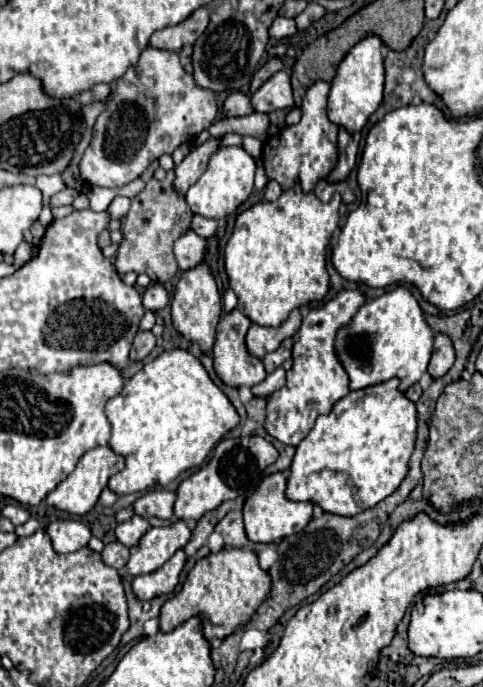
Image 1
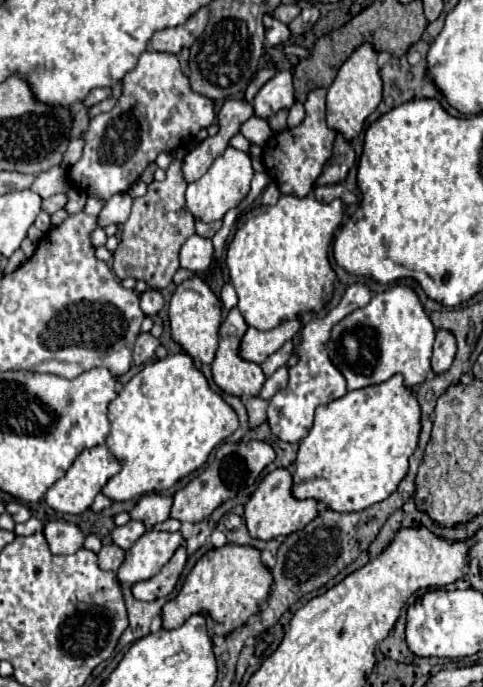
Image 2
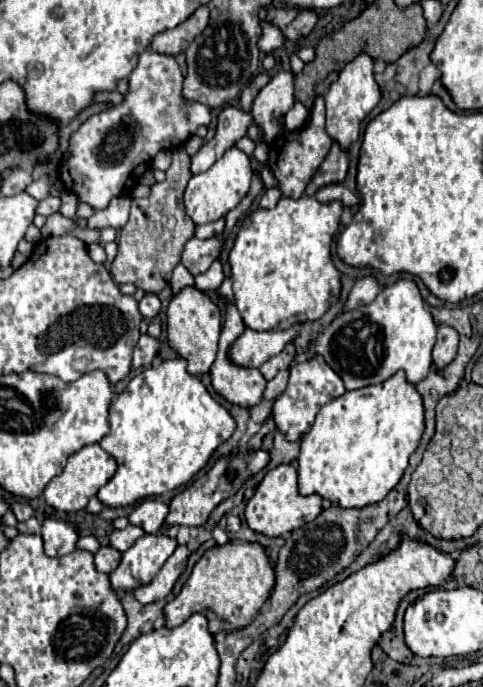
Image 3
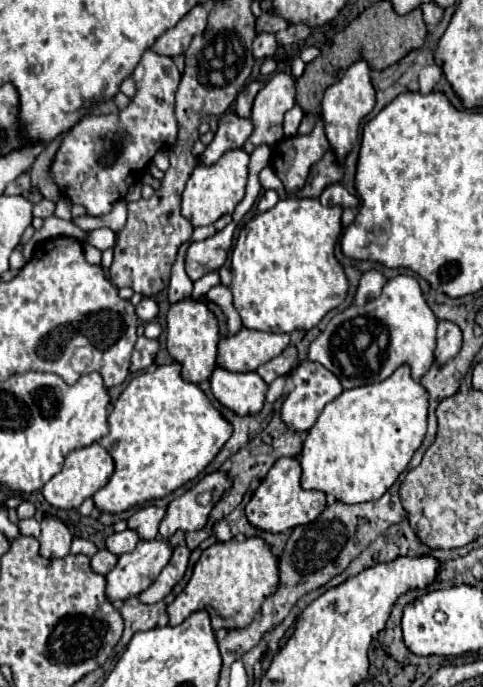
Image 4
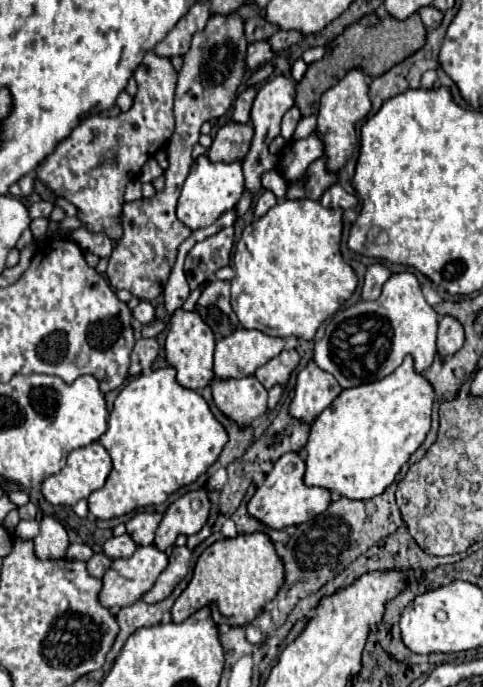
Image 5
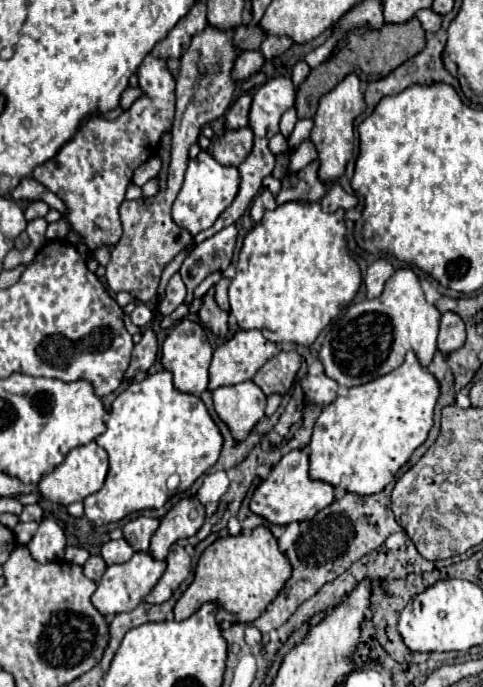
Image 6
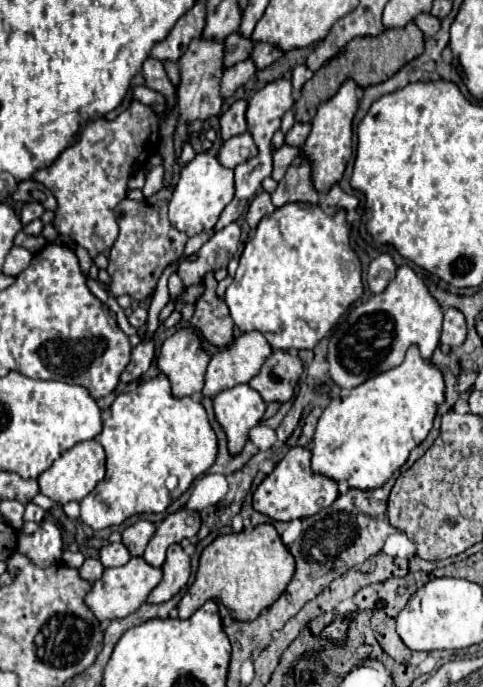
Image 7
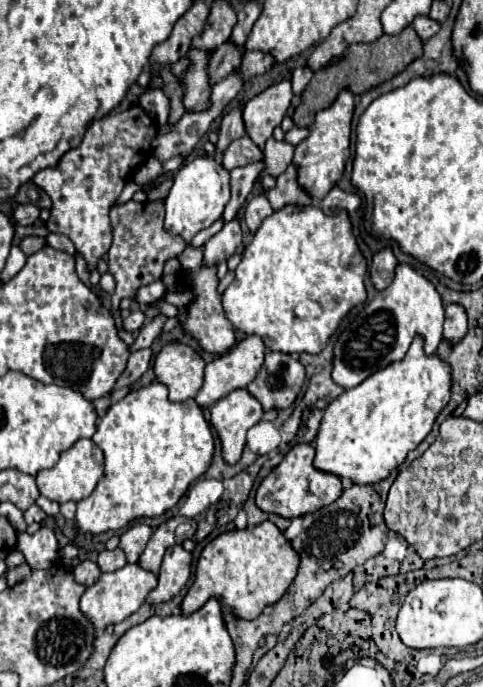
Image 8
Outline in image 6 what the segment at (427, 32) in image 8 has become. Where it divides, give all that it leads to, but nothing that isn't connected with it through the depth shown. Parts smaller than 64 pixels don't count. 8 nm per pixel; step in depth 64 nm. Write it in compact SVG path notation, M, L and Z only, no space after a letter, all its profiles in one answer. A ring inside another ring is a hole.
M420 10L416 14L416 18L420 20L420 24L422 24L422 28L426 32L438 32L440 30L440 24L442 24L442 16L440 14L436 14L432 10Z

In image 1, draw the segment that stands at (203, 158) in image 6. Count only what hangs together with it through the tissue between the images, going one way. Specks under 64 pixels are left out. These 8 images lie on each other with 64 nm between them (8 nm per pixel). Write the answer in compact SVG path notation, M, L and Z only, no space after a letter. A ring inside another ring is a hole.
M226 146L220 148L208 162L206 172L202 174L202 178L192 184L186 192L186 202L190 206L190 210L194 214L200 214L204 218L212 218L212 220L222 220L230 214L234 214L238 210L238 206L252 194L254 190L254 158L238 146Z

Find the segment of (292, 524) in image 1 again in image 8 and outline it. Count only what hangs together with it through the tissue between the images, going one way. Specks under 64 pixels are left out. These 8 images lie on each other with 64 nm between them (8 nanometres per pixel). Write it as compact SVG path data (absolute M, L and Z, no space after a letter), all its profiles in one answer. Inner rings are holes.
M296 444L284 460L262 480L256 492L256 504L264 512L272 512L284 518L296 518L310 512L320 510L326 504L332 504L342 494L342 482L336 474L322 472L314 468L314 446L312 444Z

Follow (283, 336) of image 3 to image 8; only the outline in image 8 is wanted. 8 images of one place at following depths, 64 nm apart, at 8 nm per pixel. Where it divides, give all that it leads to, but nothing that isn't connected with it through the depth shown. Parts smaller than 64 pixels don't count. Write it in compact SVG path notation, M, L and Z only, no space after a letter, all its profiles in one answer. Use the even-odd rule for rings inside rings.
M246 336L242 342L238 342L232 350L228 350L226 354L214 358L210 364L206 364L204 370L204 386L196 396L196 404L200 408L210 408L214 402L218 402L220 398L224 398L226 394L238 390L238 388L246 388L258 374L262 362L264 362L264 354L266 354L266 346L258 336Z

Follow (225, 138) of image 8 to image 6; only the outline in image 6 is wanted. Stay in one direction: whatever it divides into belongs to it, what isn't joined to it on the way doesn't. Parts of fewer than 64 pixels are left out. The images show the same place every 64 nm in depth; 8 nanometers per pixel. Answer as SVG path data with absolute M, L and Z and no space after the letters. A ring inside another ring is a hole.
M244 94L230 106L230 110L226 112L226 120L224 120L226 130L236 130L236 128L246 128L248 126L250 102L252 102L252 98L248 94Z

